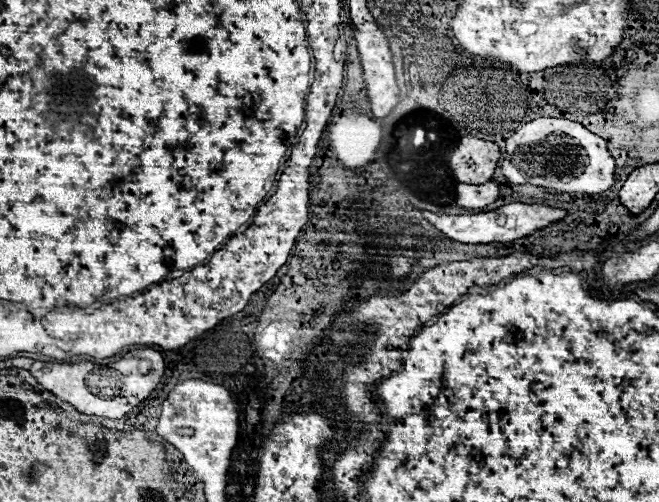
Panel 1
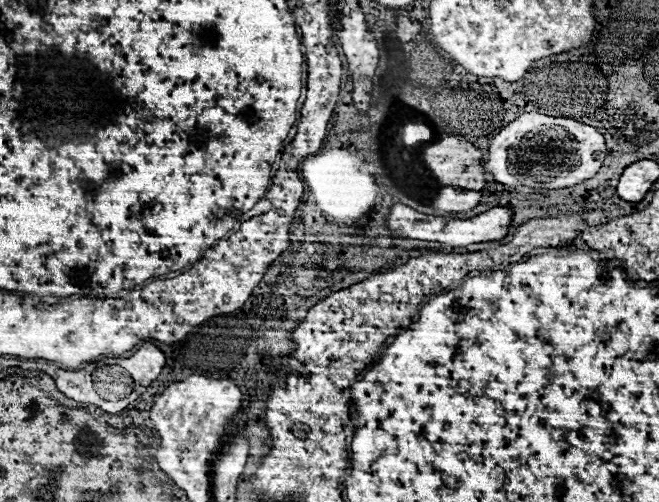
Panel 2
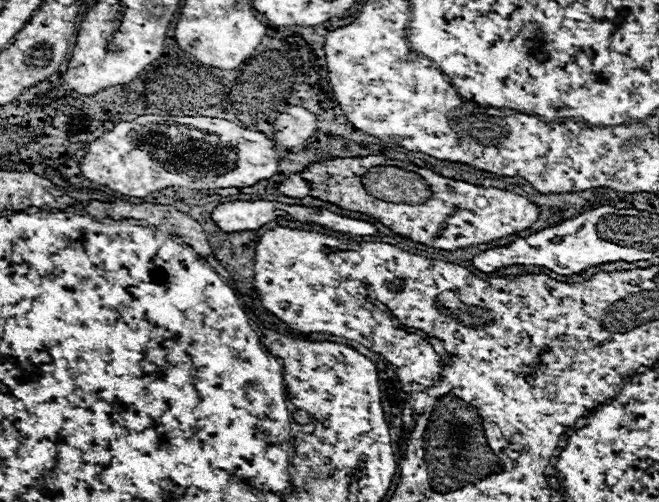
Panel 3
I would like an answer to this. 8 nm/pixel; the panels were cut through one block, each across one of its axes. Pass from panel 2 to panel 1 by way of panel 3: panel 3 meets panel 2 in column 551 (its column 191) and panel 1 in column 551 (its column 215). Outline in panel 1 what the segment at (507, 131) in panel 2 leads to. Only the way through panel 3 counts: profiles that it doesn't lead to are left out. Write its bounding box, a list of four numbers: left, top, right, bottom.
[502,118,614,194]

